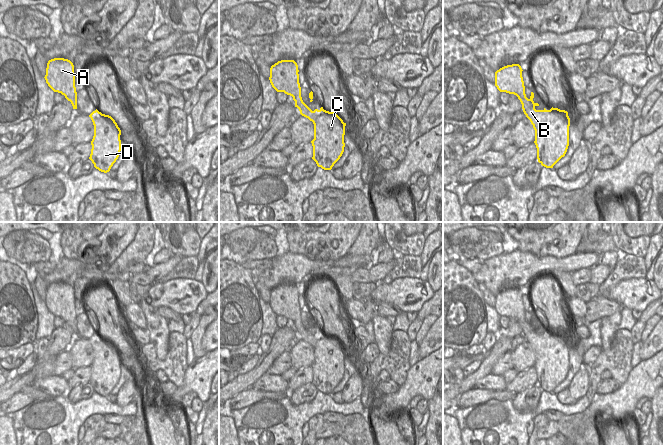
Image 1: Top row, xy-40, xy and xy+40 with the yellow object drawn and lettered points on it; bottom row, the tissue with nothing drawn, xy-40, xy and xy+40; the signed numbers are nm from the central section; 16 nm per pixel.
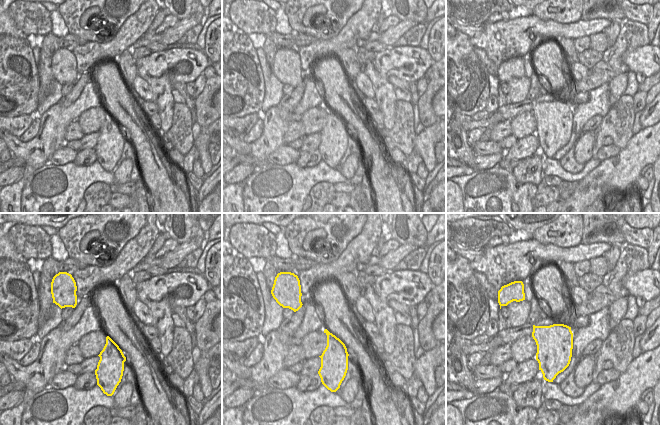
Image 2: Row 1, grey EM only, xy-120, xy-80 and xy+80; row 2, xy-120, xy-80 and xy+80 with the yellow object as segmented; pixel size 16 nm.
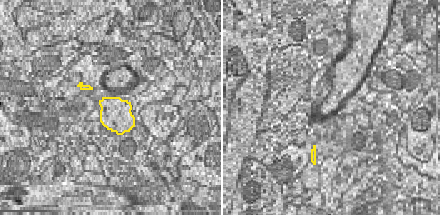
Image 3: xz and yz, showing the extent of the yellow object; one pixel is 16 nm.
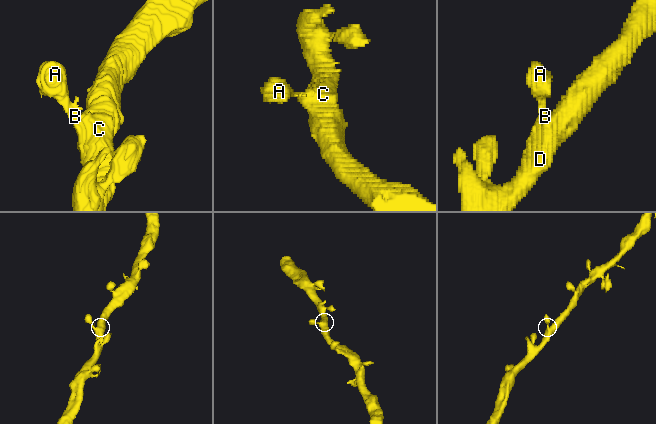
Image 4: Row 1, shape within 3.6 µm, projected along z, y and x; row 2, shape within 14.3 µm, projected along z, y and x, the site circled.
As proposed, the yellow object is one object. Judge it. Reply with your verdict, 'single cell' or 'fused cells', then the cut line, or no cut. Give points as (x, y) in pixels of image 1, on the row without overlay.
single cell; no cut

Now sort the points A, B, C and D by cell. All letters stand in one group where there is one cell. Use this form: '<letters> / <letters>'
A B C D

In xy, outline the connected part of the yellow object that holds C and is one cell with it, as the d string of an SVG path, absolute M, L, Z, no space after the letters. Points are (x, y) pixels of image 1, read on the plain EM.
M281 284L270 292L270 307L277 316L293 321L300 338L314 348L312 383L318 391L331 394L344 376L346 347L334 336L321 331L312 335L302 324L298 289L294 284Z

